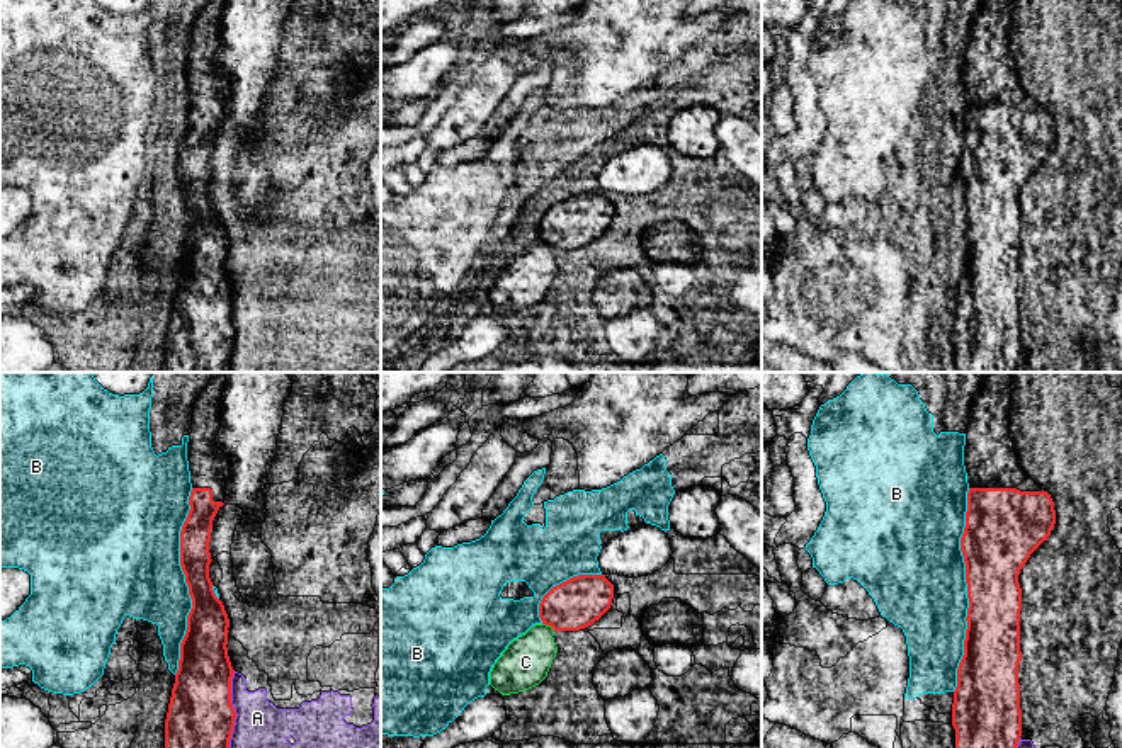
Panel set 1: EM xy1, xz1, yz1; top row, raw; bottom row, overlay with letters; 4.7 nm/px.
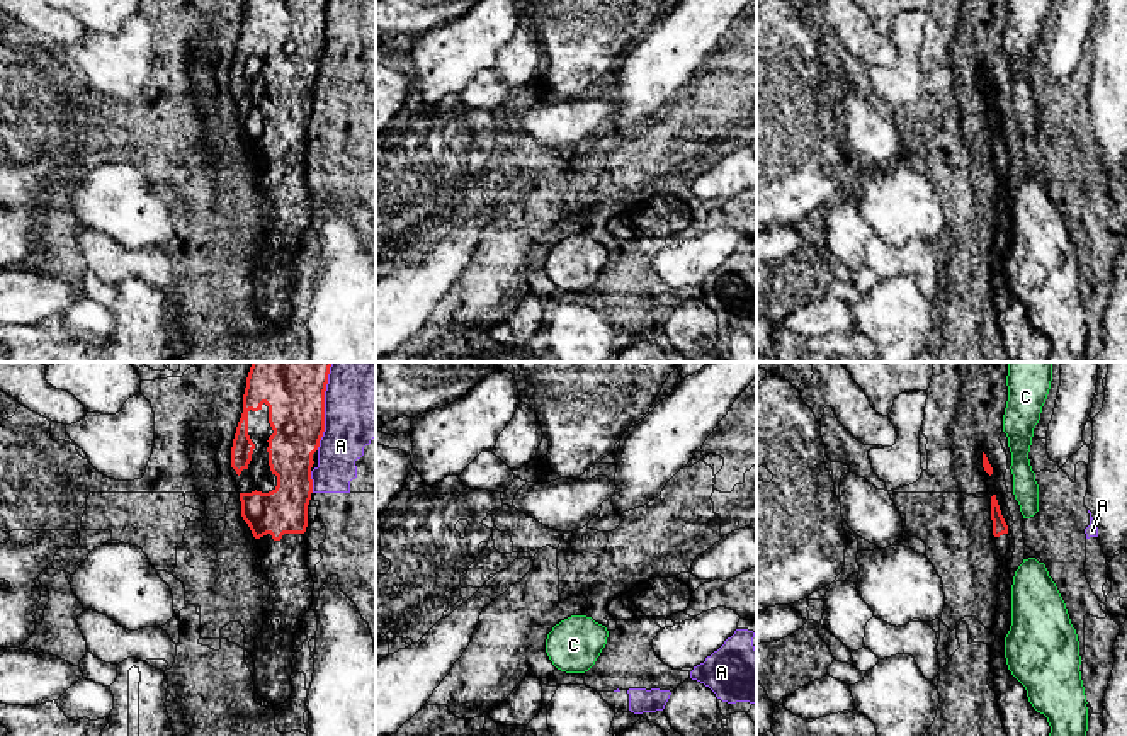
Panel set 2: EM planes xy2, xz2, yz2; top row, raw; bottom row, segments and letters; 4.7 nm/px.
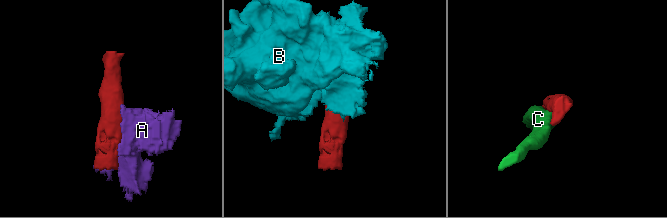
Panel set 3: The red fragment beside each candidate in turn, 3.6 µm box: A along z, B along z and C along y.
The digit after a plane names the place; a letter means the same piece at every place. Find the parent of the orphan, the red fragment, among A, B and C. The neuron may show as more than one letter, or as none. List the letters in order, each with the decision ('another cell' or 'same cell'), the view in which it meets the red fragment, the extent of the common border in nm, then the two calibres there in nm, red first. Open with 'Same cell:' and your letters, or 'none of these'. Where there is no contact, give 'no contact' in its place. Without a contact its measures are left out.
Same cell: none of these
A: another cell; meets red in xy2; contact 420 nm long; 360 nm thick on the red side, 440 nm on the other
B: another cell; meets red in yz1; contact 950 nm long; 320 nm thick on the red side, 460 nm on the other
C: another cell; meets red in xz1; contact 70 nm long; 240 nm thick on the red side, 220 nm on the other

